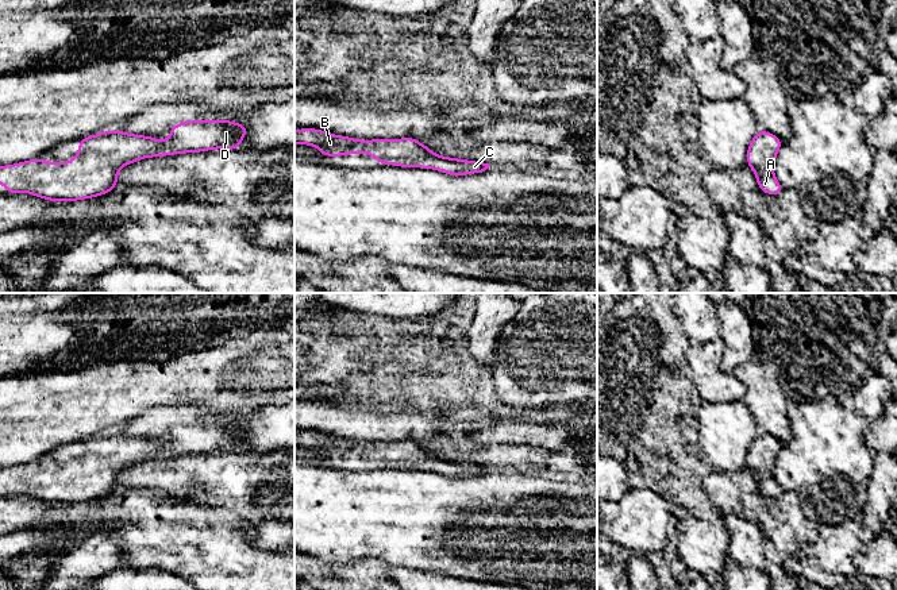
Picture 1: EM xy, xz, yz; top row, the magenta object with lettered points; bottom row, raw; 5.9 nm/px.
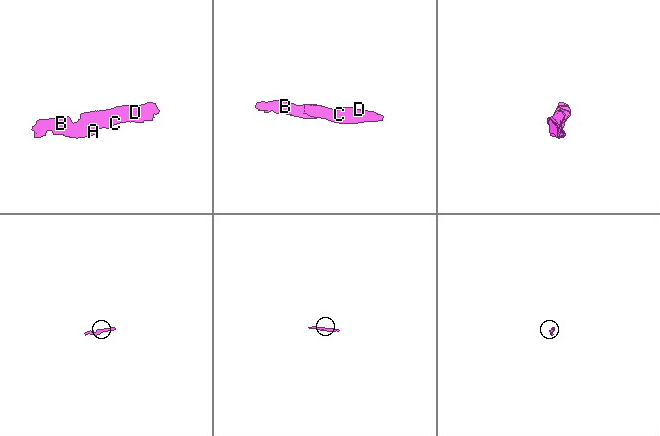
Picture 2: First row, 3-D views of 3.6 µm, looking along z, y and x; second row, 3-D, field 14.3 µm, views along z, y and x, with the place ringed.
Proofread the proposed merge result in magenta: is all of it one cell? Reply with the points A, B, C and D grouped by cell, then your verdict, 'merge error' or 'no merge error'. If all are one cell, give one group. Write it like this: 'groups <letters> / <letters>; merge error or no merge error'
groups A B C D; no merge error

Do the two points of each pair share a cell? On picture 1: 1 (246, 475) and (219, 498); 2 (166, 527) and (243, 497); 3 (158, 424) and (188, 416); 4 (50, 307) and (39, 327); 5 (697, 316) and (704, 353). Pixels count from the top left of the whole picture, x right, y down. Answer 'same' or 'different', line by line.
1: same
2: different
3: same
4: different
5: different

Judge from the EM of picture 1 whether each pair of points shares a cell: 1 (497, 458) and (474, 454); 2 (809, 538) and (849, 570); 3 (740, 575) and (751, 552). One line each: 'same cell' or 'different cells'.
1: same cell
2: same cell
3: different cells

